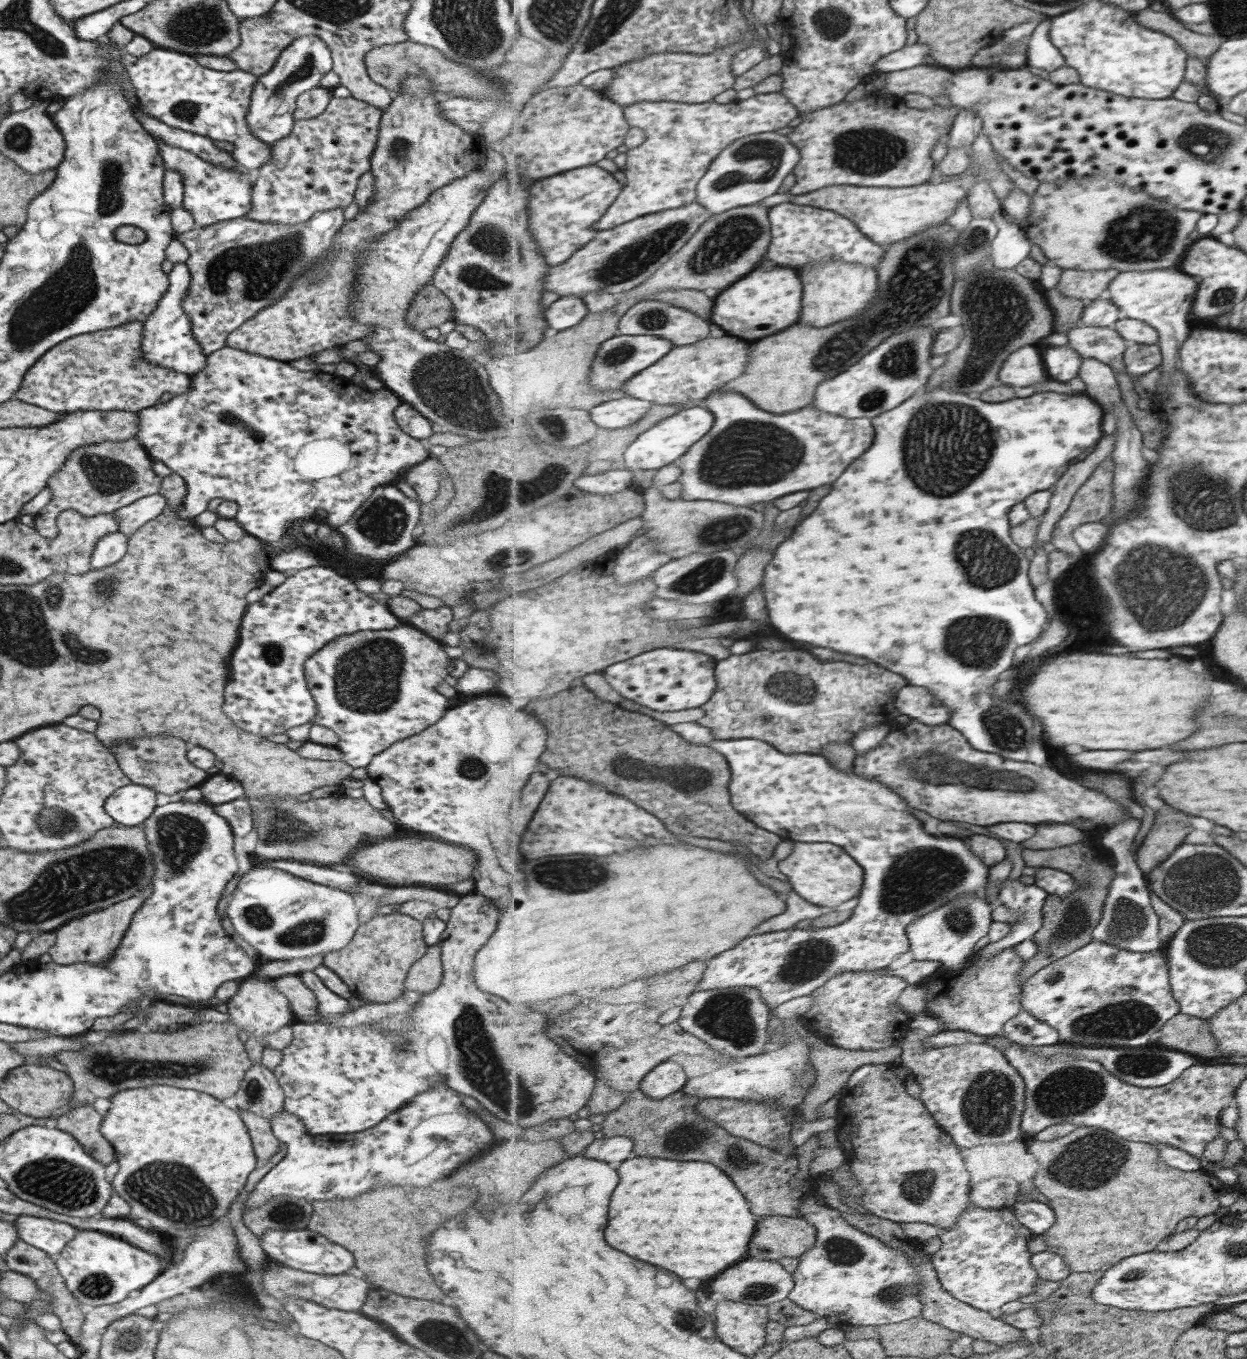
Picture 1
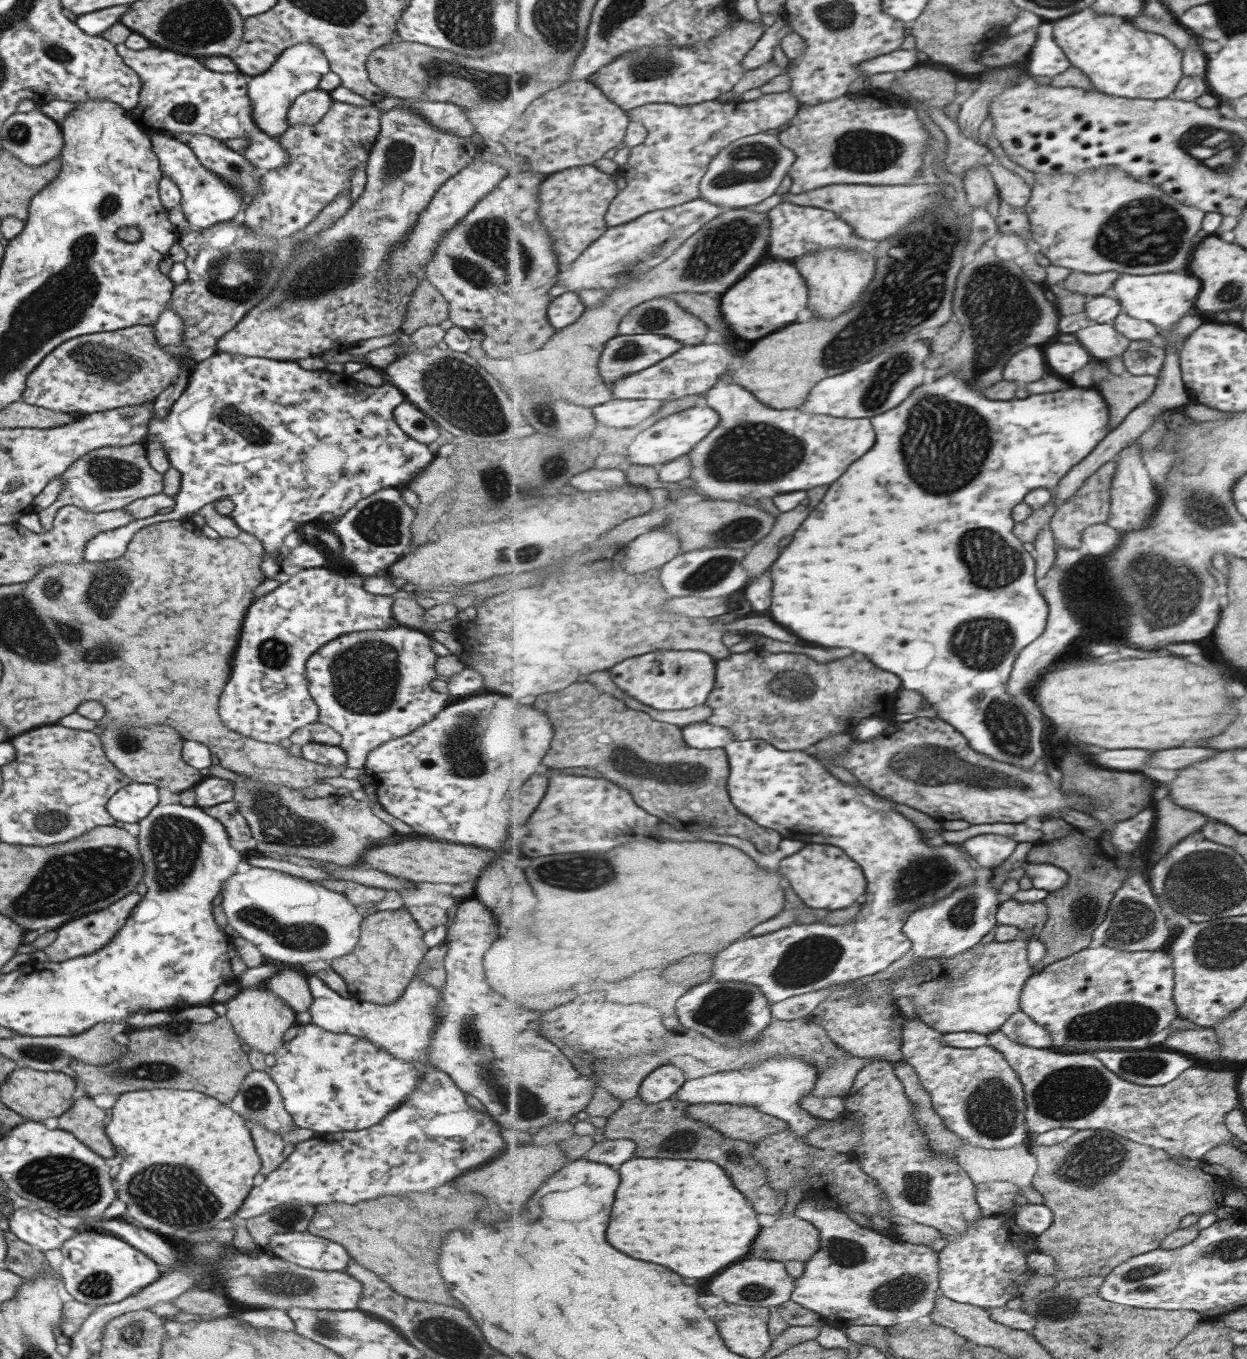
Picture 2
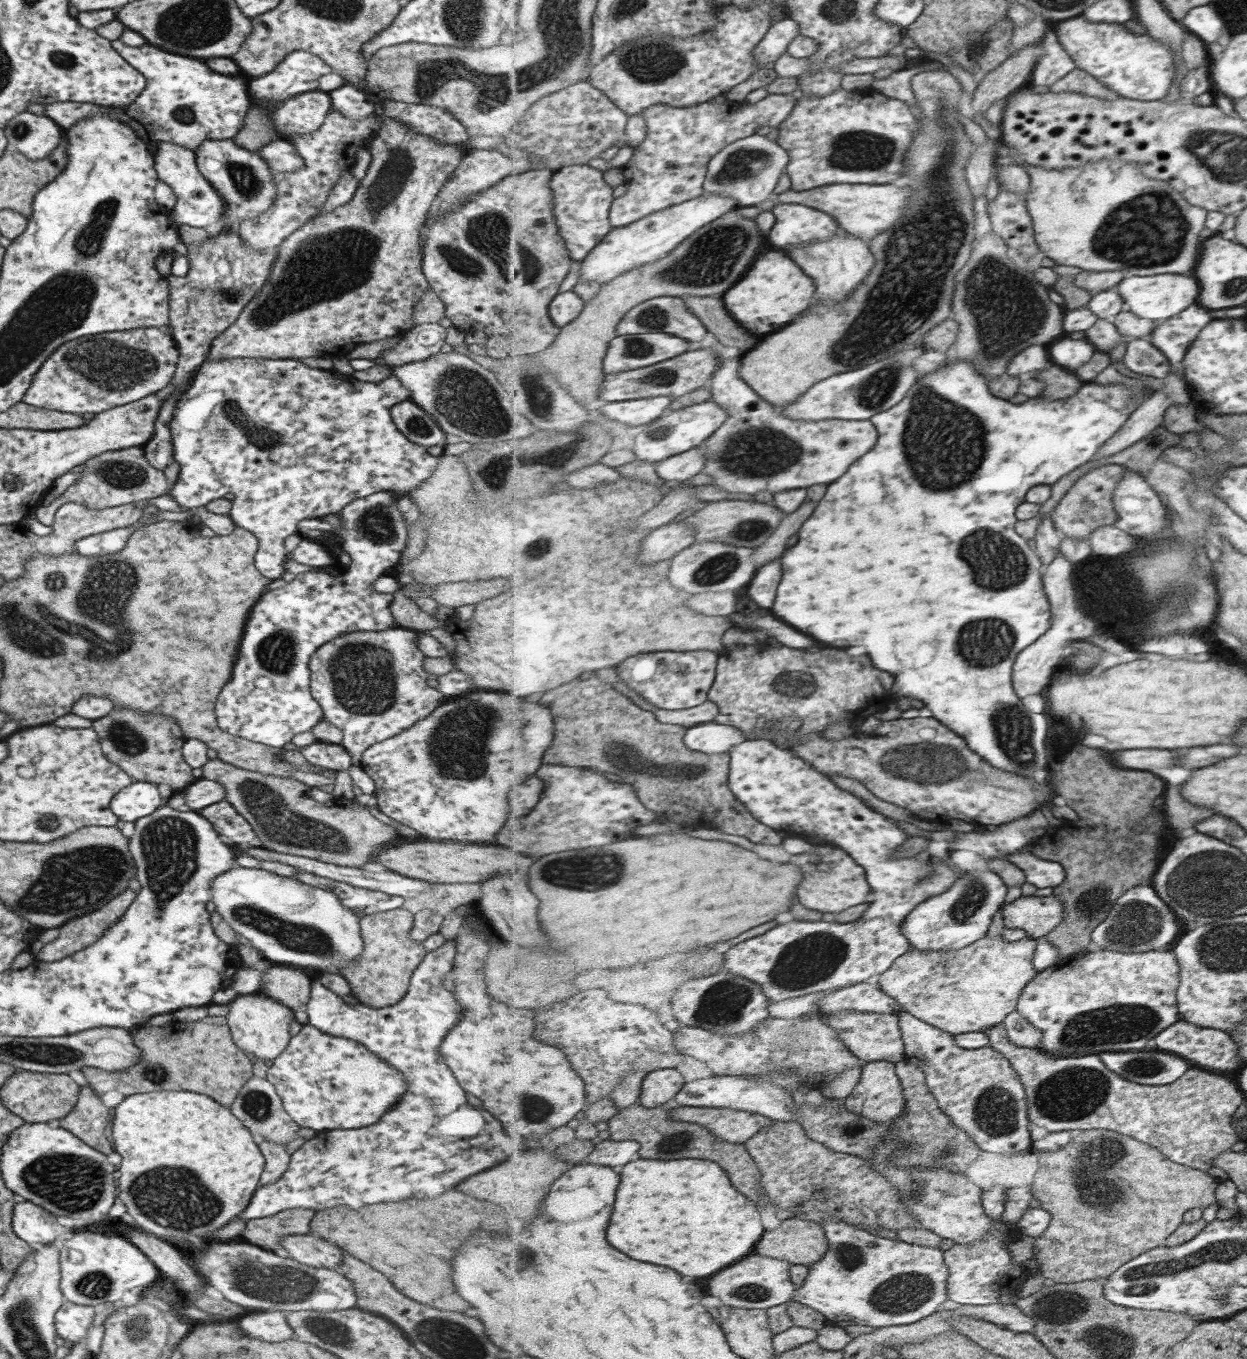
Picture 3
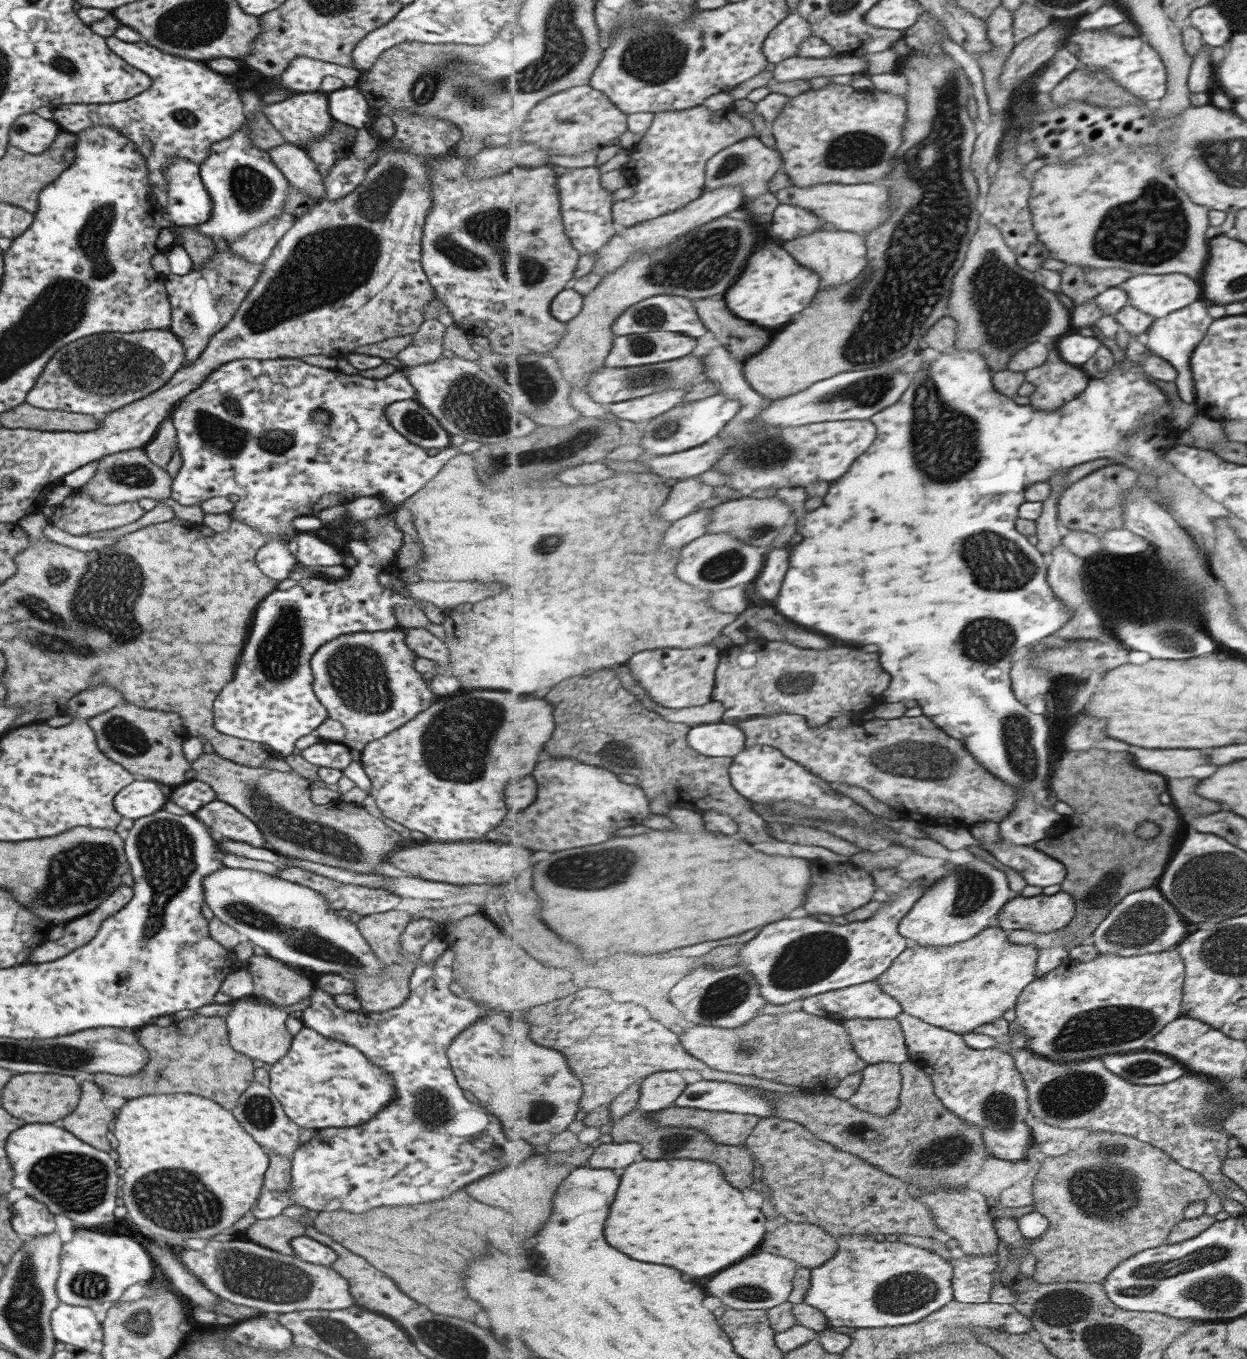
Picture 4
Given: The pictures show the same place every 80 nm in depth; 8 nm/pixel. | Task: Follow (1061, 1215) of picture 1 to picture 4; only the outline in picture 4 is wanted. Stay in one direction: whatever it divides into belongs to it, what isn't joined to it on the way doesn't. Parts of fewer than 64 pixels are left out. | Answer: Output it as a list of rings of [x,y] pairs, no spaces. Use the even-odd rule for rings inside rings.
[[[1106,1131],[1089,1134],[1077,1150],[1069,1151],[1063,1156],[1046,1157],[1034,1181],[1033,1189],[1034,1210],[1044,1214],[1050,1222],[1049,1228],[1041,1236],[1034,1238],[1029,1246],[1038,1260],[1033,1277],[1043,1284],[1103,1282],[1118,1264],[1128,1258],[1141,1251],[1165,1245],[1169,1234],[1172,1233],[1173,1225],[1184,1218],[1184,1208],[1190,1202],[1206,1203],[1213,1195],[1212,1187],[1203,1175],[1182,1167],[1164,1150],[1125,1134]],[[1103,1178],[1119,1182],[1125,1194],[1107,1194],[1103,1198],[1103,1204]]]

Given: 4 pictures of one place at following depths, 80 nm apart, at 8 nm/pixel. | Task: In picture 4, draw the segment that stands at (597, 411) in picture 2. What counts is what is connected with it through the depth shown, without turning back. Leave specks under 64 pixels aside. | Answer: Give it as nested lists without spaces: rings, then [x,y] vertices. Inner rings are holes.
[[[665,390],[657,394],[649,394],[641,398],[633,398],[626,402],[617,402],[609,406],[609,414],[619,419],[630,420],[634,423],[650,422],[651,420],[669,412],[681,404],[688,390]]]

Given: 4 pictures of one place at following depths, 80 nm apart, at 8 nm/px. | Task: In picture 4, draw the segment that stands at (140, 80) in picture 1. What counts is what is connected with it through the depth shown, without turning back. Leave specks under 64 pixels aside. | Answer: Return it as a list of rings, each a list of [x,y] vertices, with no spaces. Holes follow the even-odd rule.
[[[113,36],[105,44],[119,58],[151,78],[150,87],[134,97],[107,104],[63,104],[52,107],[53,122],[63,131],[81,132],[96,124],[110,126],[126,136],[142,154],[151,186],[166,190],[166,178],[161,174],[168,158],[189,158],[201,164],[214,142],[227,138],[239,129],[246,114],[239,98],[239,88],[225,81],[225,76],[213,72],[204,62],[185,60],[165,54],[143,41],[123,42]],[[284,142],[267,152],[276,170],[279,170],[298,192],[306,192],[315,200],[325,198],[322,176],[317,172],[316,164],[303,149]]]

